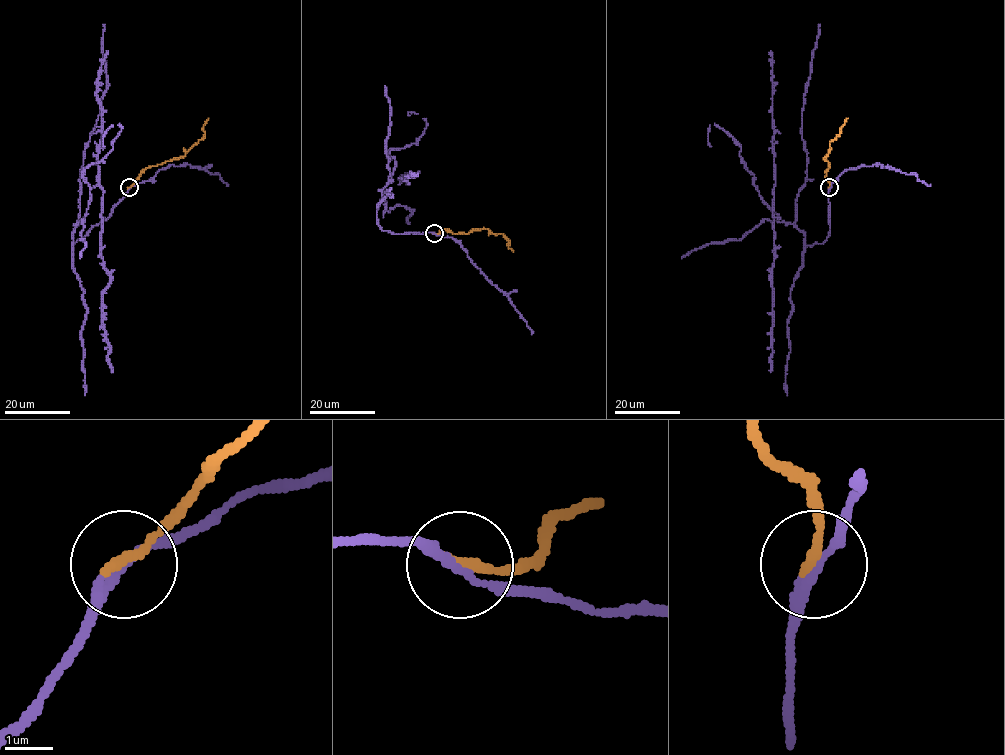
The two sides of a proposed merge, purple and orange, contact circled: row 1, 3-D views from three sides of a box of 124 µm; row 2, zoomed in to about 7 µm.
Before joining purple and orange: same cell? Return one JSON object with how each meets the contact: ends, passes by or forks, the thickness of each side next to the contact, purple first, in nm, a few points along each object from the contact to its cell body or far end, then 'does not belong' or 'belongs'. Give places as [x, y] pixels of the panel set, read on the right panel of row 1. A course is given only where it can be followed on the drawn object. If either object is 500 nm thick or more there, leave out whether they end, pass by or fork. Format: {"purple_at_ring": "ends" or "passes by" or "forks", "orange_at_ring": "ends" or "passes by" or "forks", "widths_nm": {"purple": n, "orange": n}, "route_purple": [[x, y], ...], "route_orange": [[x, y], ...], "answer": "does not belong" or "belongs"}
{"purple_at_ring": "passes by", "orange_at_ring": "ends", "widths_nm": {"purple": 170, "orange": 240}, "route_purple": [[829, 188], [829, 234], [823, 242], [806, 245], [795, 225], [795, 198], [806, 179], [801, 124], [820, 24]], "route_orange": [[829, 188], [825, 178], [829, 164], [824, 157], [830, 150], [829, 143], [840, 133], [847, 118]], "answer": "belongs"}

